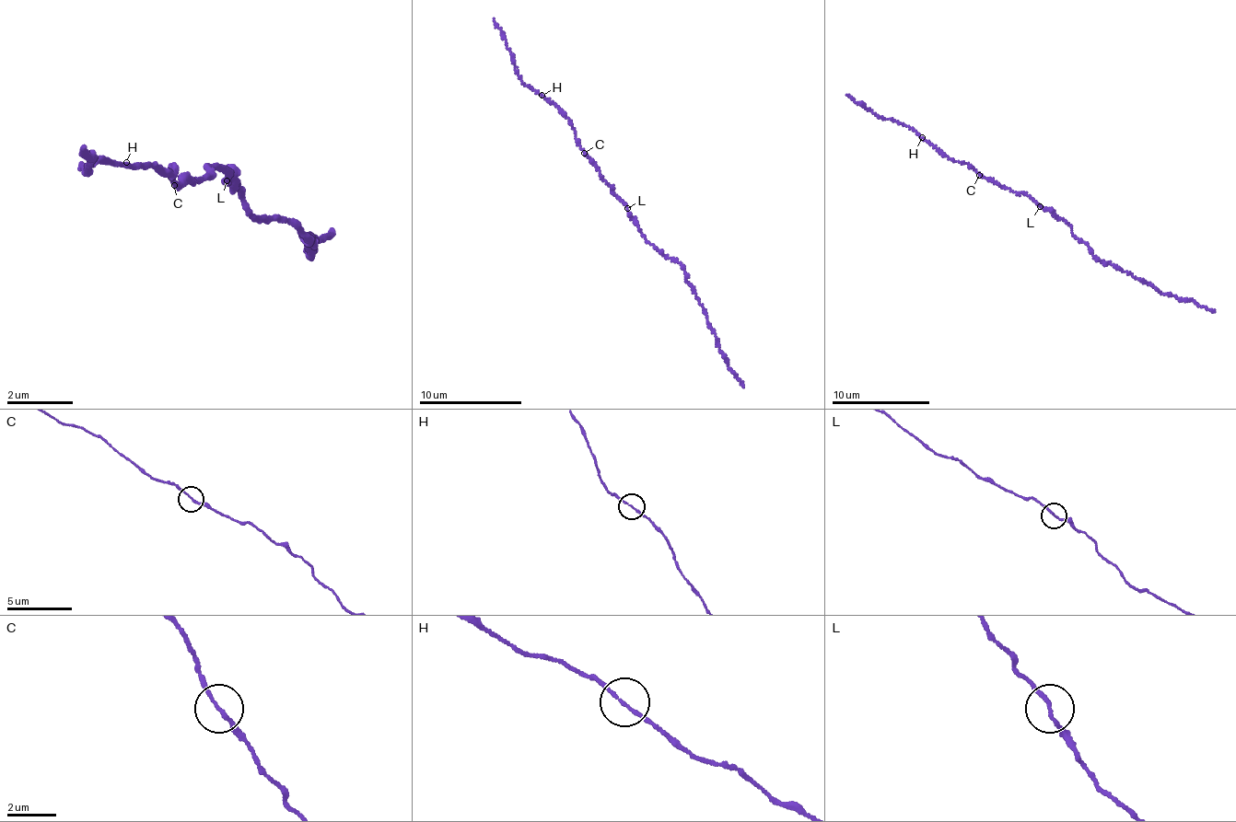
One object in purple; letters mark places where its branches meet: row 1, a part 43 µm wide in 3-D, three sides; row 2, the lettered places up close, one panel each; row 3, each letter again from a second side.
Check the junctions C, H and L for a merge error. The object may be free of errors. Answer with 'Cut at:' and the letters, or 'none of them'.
Cut at: none of them

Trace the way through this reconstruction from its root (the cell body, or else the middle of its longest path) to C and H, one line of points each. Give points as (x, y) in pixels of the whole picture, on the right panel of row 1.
C: (1032, 201), (1027, 194), (1010, 191), (979, 175)
H: (1032, 201), (1021, 192), (1010, 191), (988, 181), (966, 163), (948, 159), (923, 137)

